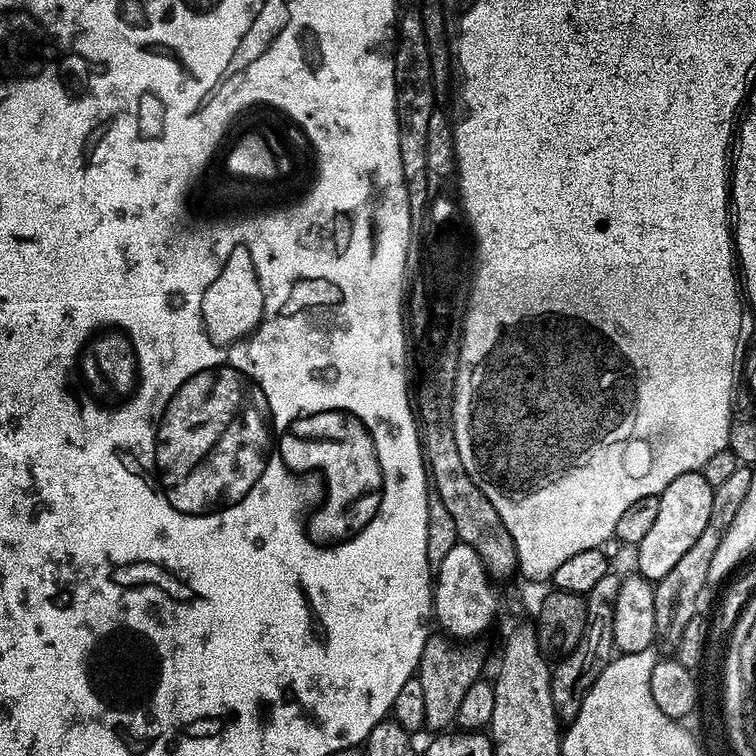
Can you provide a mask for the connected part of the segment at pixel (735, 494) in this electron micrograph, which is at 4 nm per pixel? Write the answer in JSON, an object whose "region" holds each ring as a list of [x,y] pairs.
{"region":[[[738,466],[734,474],[727,478],[726,482],[713,487],[714,502],[710,502],[710,522],[706,522],[706,530],[695,540],[694,546],[682,554],[682,558],[666,578],[655,581],[654,587],[654,622],[656,623],[656,634],[661,641],[665,640],[668,646],[674,646],[678,638],[682,638],[682,630],[690,622],[690,618],[698,615],[696,608],[700,604],[700,595],[704,588],[709,587],[708,575],[710,574],[710,562],[714,558],[714,553],[718,550],[718,545],[722,543],[722,538],[726,530],[730,530],[730,522],[734,522],[734,517],[738,514],[738,509],[742,507],[742,502],[746,502],[746,494],[750,490],[750,478],[754,475],[753,469],[748,466]]]}

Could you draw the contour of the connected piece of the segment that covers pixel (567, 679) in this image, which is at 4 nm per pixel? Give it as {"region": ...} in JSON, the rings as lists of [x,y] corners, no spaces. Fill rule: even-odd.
{"region":[[[609,570],[594,586],[594,590],[586,593],[588,601],[588,621],[586,630],[568,656],[555,665],[552,674],[552,700],[556,703],[559,715],[571,718],[580,708],[580,699],[588,692],[588,687],[596,681],[598,674],[614,659],[612,642],[612,627],[614,626],[614,604],[618,602],[621,577],[615,576],[615,571]]]}

